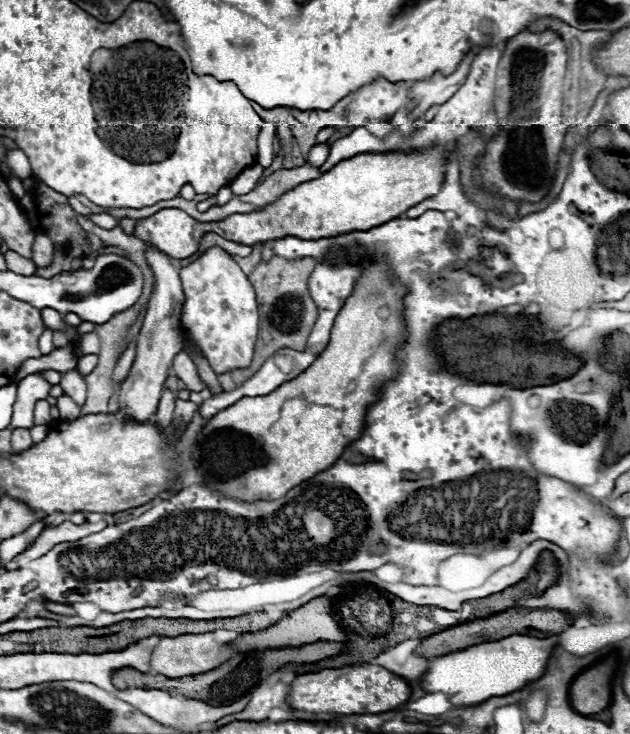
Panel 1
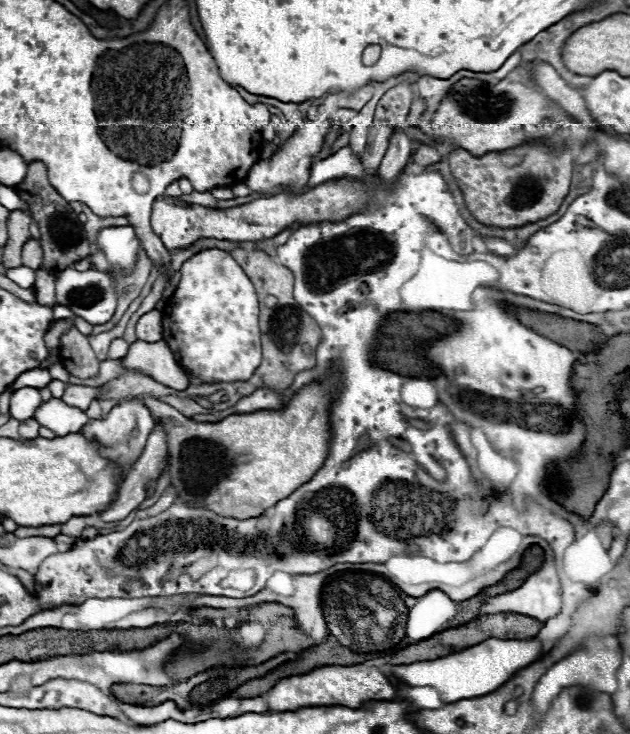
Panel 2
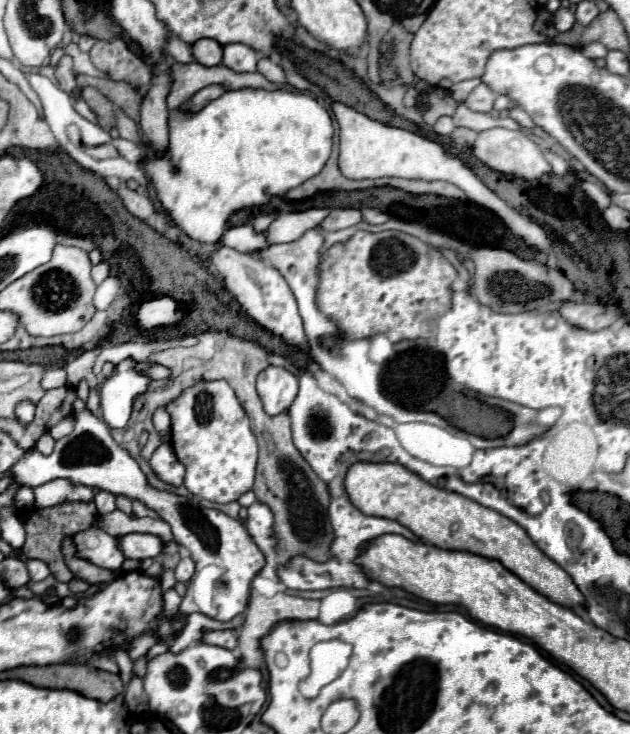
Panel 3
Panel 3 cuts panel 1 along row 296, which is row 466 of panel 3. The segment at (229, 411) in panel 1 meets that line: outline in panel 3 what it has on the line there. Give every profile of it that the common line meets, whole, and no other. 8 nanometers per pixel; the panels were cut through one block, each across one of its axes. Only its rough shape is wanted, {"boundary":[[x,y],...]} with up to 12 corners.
{"boundary":[[354,462],[362,514],[426,544],[494,558],[552,602],[584,608],[522,526],[402,464]]}

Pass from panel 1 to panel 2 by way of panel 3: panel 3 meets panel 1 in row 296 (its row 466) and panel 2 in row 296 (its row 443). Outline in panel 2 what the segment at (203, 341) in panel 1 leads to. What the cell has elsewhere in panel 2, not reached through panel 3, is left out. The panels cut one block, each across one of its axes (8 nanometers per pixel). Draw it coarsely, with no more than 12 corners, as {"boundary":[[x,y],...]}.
{"boundary":[[218,248],[188,258],[164,342],[204,384],[250,380],[258,298]]}

